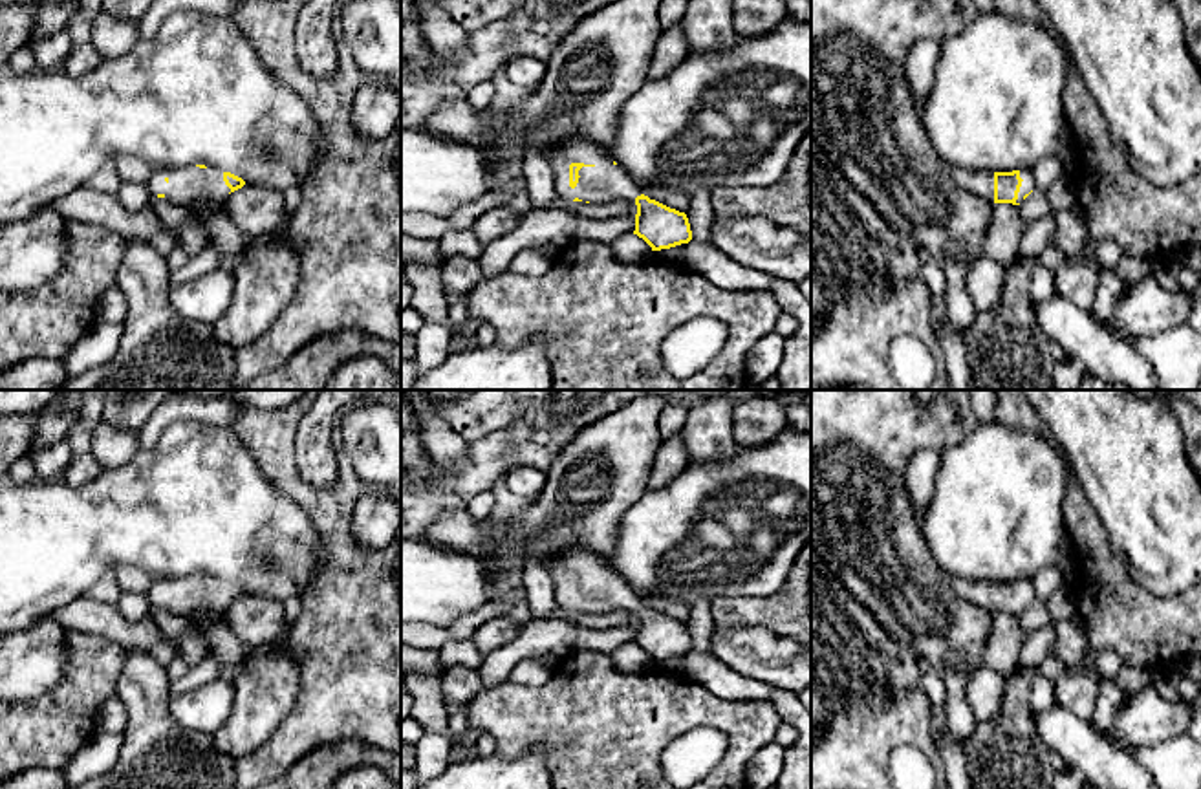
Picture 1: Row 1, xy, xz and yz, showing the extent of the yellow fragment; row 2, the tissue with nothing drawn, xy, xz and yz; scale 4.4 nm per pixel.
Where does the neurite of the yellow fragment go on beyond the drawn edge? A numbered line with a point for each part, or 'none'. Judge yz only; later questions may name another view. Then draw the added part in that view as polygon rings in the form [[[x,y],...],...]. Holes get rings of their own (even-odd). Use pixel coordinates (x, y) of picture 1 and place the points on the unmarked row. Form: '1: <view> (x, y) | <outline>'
1: yz (1027, 594) | [[[1022,578],[1020,580],[1020,588],[1023,591],[1022,591],[1022,597],[1020,597],[1016,613],[1022,613],[1023,611],[1023,606],[1029,604],[1036,597],[1034,595],[1034,589],[1033,589],[1033,584],[1031,584],[1031,578]]]

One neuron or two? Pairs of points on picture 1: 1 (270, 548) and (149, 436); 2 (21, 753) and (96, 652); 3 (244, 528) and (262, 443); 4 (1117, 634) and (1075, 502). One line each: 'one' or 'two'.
1: two
2: one
3: two
4: one

